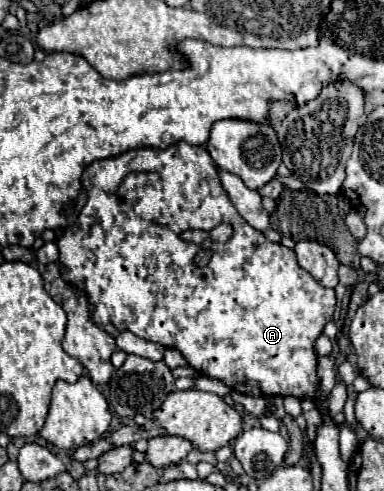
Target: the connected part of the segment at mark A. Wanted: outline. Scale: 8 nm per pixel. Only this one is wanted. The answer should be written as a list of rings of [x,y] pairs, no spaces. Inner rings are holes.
[[[175,142],[175,144],[171,144],[169,148],[165,148],[165,150],[145,150],[145,152],[157,152],[157,158],[151,158],[151,154],[149,154],[149,160],[147,160],[147,154],[139,154],[139,158],[137,158],[137,164],[155,164],[155,172],[127,172],[123,178],[121,178],[121,182],[117,182],[117,176],[115,176],[115,168],[117,168],[117,158],[115,160],[109,160],[109,162],[95,162],[95,164],[91,164],[91,166],[87,166],[87,170],[85,170],[85,174],[83,174],[83,178],[81,178],[81,184],[83,184],[83,190],[87,192],[87,202],[85,202],[85,206],[83,206],[83,210],[81,210],[81,214],[79,214],[79,218],[77,218],[77,222],[73,224],[73,226],[69,226],[63,234],[61,234],[61,238],[57,240],[57,248],[59,248],[59,268],[61,268],[61,276],[63,276],[63,280],[65,282],[69,282],[71,286],[75,286],[77,290],[81,290],[81,292],[85,292],[87,294],[87,298],[89,298],[89,306],[91,306],[91,322],[95,322],[97,326],[105,326],[105,324],[113,324],[117,330],[129,330],[129,332],[133,332],[135,336],[139,336],[139,338],[143,338],[143,340],[151,340],[151,342],[159,342],[159,344],[163,344],[165,348],[175,348],[175,350],[179,350],[183,356],[185,356],[185,360],[187,360],[187,364],[191,366],[191,368],[195,368],[199,374],[203,374],[203,376],[209,376],[209,378],[217,378],[217,380],[221,380],[221,382],[225,382],[231,390],[235,390],[235,392],[241,392],[241,394],[247,394],[247,396],[295,396],[295,398],[299,398],[299,400],[319,400],[319,376],[317,376],[317,354],[315,354],[315,350],[313,350],[313,344],[315,344],[315,340],[321,336],[321,332],[323,332],[323,326],[329,322],[329,320],[333,320],[333,312],[335,312],[335,290],[333,288],[325,288],[325,286],[321,286],[317,280],[313,280],[313,276],[309,274],[309,272],[305,272],[299,264],[297,264],[297,258],[295,258],[295,252],[293,250],[289,250],[289,248],[285,248],[285,246],[281,246],[281,244],[275,244],[275,242],[269,242],[265,236],[263,236],[263,232],[259,232],[259,230],[255,230],[255,228],[251,228],[245,220],[243,220],[243,216],[235,210],[235,206],[231,204],[231,200],[229,200],[229,196],[227,196],[227,192],[225,192],[225,188],[221,186],[221,180],[219,180],[219,170],[217,170],[217,164],[211,160],[211,156],[209,156],[209,152],[207,152],[207,148],[205,146],[191,146],[191,144],[187,144],[187,142]],[[161,216],[167,216],[167,222],[159,222],[159,218]],[[219,224],[231,224],[231,228],[233,228],[233,236],[227,240],[227,242],[223,242],[223,244],[215,244],[215,242],[211,242],[211,240],[205,240],[203,244],[193,244],[193,242],[187,242],[187,240],[183,240],[179,234],[183,234],[185,230],[203,230],[203,232],[209,232],[209,230],[213,230],[215,226],[219,226]],[[205,248],[211,248],[211,258],[209,258],[209,262],[205,264],[205,266],[199,266],[197,262],[195,262],[195,258],[197,258],[197,254],[201,252],[201,250],[205,250]]]

